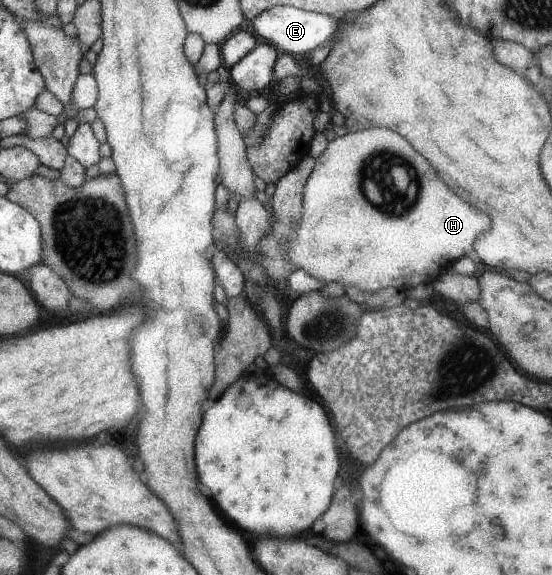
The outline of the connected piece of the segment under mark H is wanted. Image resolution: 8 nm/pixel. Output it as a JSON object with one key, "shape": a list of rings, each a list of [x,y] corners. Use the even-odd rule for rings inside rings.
{"shape":[[[371,127],[365,130],[349,132],[343,136],[335,137],[334,140],[328,142],[325,151],[315,159],[315,166],[305,183],[305,192],[303,195],[303,212],[299,216],[299,222],[297,226],[293,228],[295,230],[295,238],[290,240],[289,250],[287,250],[287,256],[291,260],[291,264],[297,269],[307,270],[309,276],[313,274],[313,278],[321,280],[329,284],[329,282],[335,282],[335,284],[343,284],[344,289],[351,288],[351,286],[357,286],[359,290],[363,292],[377,292],[381,288],[387,288],[393,286],[401,291],[409,290],[421,282],[431,283],[435,281],[441,273],[446,272],[447,268],[459,260],[462,256],[474,250],[477,238],[480,234],[487,232],[491,227],[491,219],[487,214],[477,210],[474,204],[465,202],[461,196],[457,196],[447,184],[445,180],[441,180],[437,176],[437,172],[433,170],[433,166],[421,156],[415,152],[415,148],[403,138],[399,136],[397,132],[389,130],[389,128],[377,128]]]}

